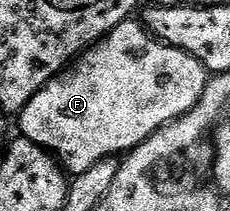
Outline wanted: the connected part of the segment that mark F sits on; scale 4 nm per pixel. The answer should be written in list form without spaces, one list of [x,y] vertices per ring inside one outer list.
[[[130,17],[121,23],[115,30],[104,35],[101,39],[98,39],[88,51],[84,52],[70,66],[68,69],[56,75],[51,82],[48,83],[43,89],[39,89],[39,93],[35,93],[35,97],[31,97],[31,101],[27,101],[27,105],[19,113],[19,119],[21,119],[21,131],[20,134],[24,138],[29,139],[35,145],[39,145],[44,151],[52,153],[63,164],[66,172],[78,175],[83,173],[87,169],[91,169],[91,165],[95,165],[95,161],[103,161],[110,157],[120,156],[122,153],[128,153],[133,148],[144,143],[145,140],[150,139],[158,129],[165,127],[168,123],[172,123],[173,120],[178,119],[179,116],[187,114],[192,107],[199,101],[199,97],[203,97],[203,89],[205,84],[209,82],[211,75],[210,72],[205,70],[205,66],[199,61],[195,61],[195,57],[191,57],[187,53],[183,53],[177,47],[172,47],[166,43],[161,42],[160,39],[156,39],[151,34],[148,27],[144,22],[138,21],[136,18]]]

